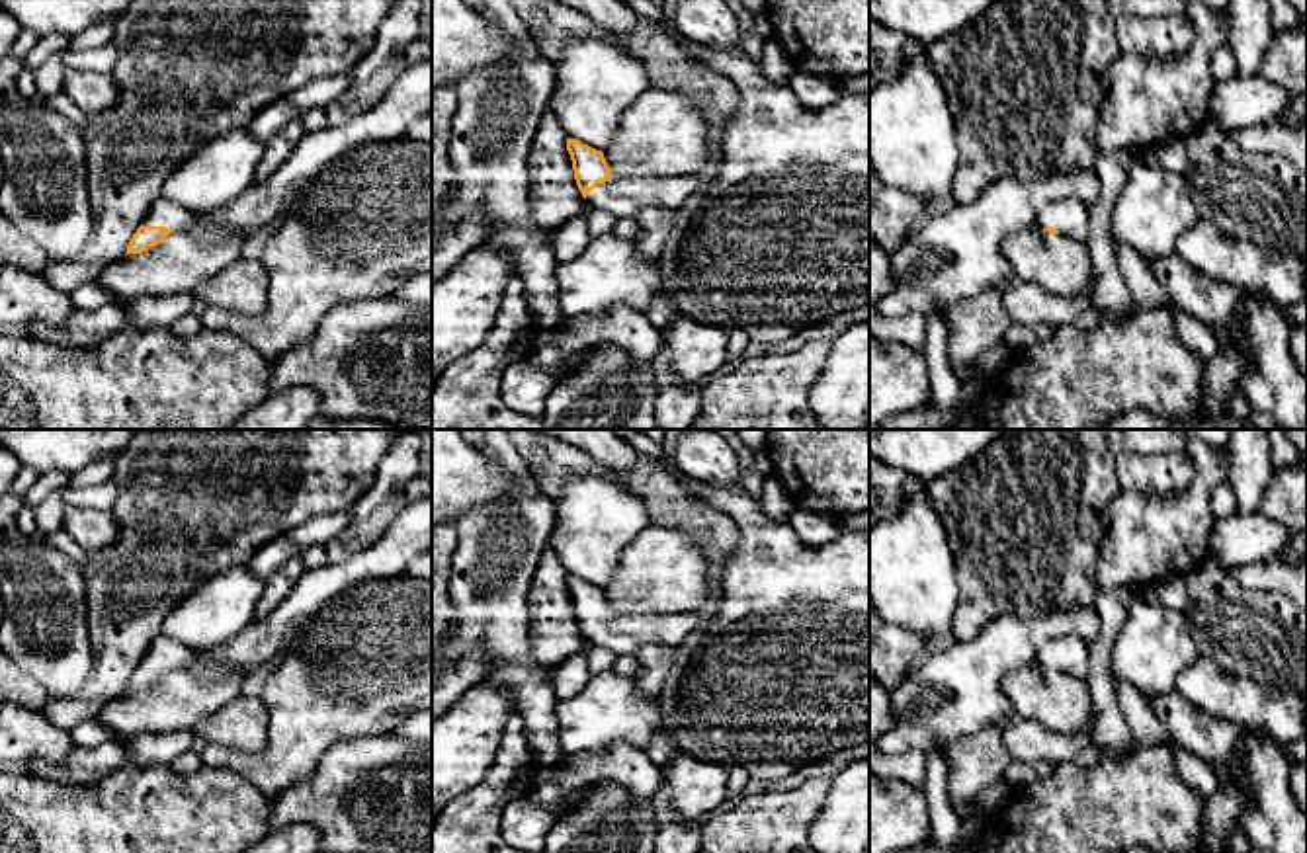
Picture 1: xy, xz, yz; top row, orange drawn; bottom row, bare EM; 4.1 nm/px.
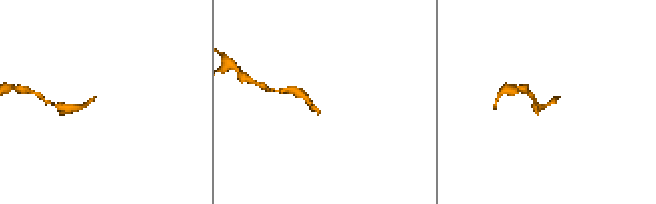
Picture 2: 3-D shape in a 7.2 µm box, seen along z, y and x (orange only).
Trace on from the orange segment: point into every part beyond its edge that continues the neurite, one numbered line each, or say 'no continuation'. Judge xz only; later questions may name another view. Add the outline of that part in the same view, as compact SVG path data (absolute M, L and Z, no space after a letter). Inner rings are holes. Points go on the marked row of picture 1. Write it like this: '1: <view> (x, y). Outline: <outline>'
1: xz (624, 198). Outline: M613 174L598 183L586 201L594 209L604 209L617 219L639 215L647 207L680 209L688 199L696 197L699 182L694 176L631 176L615 178Z

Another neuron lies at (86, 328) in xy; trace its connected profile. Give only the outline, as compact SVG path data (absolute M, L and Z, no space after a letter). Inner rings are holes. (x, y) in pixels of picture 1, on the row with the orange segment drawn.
M107 303L96 310L82 310L70 316L64 326L49 328L45 322L33 320L25 324L29 336L61 345L94 347L127 326L121 305Z

